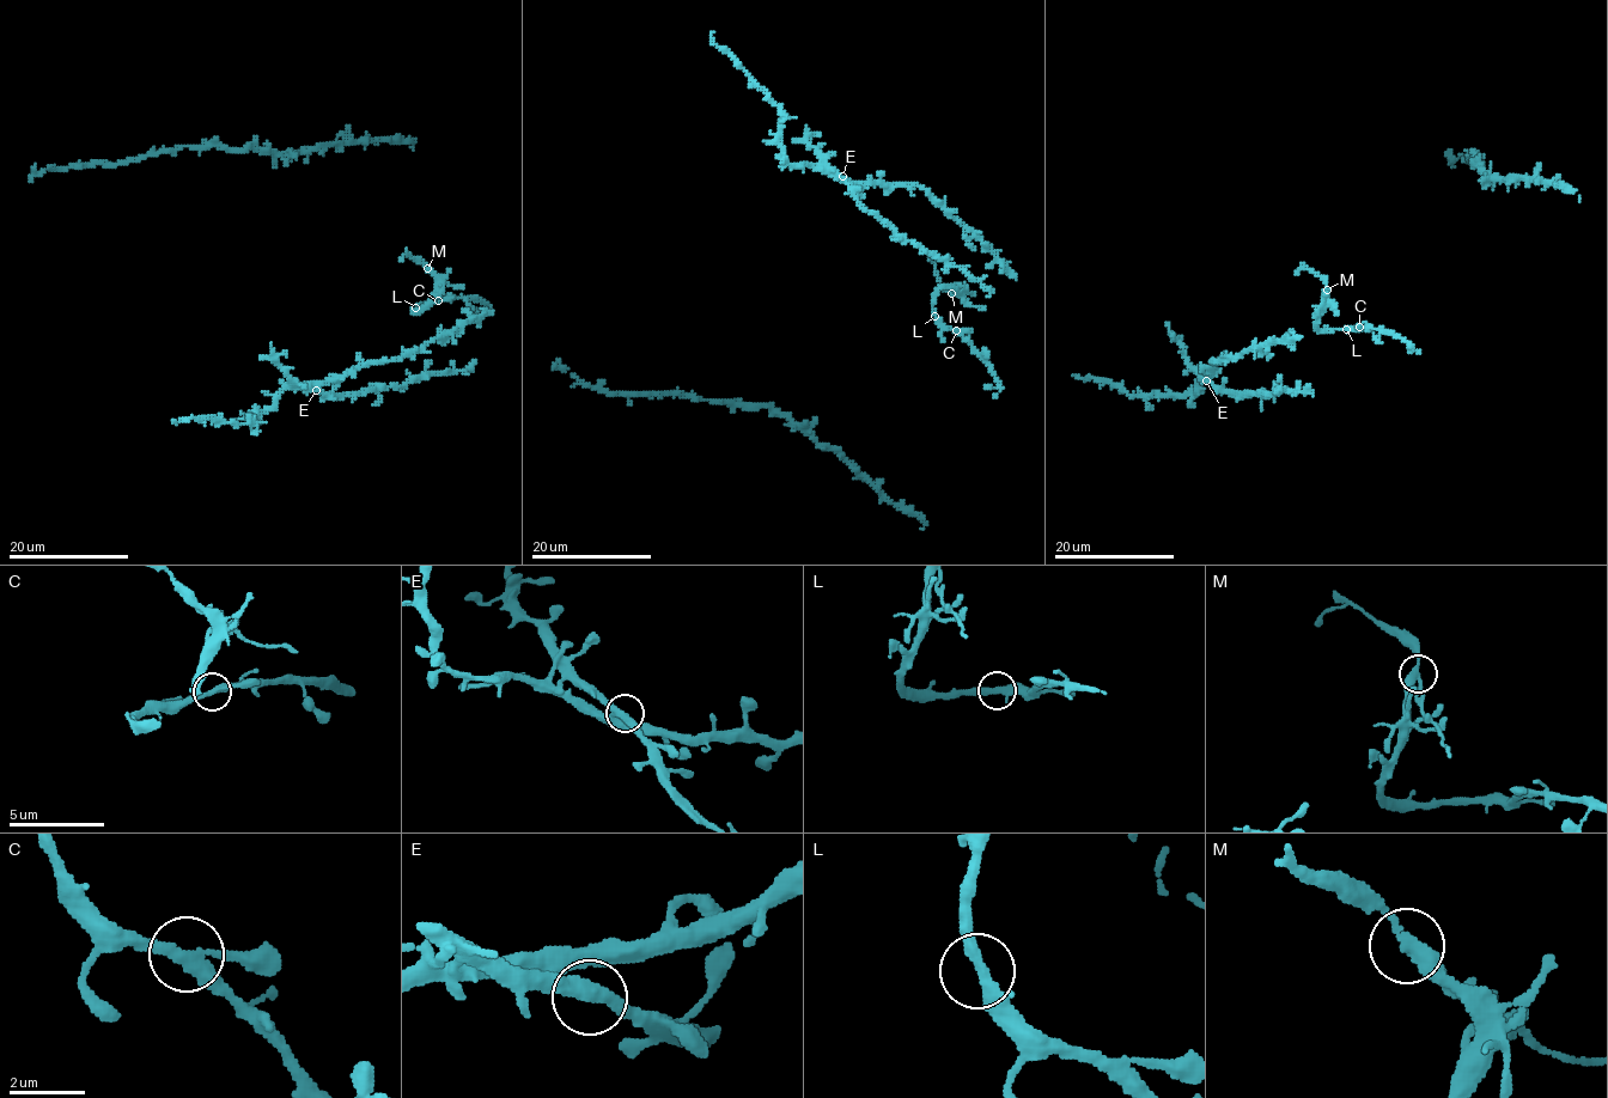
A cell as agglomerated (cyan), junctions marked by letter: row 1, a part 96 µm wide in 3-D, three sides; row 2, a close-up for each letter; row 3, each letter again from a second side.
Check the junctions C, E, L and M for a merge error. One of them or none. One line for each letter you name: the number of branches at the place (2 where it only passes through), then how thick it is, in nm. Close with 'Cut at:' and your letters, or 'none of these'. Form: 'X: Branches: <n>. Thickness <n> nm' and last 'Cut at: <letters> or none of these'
M: Branches: 3. Thickness 300 nm
Cut at: M

